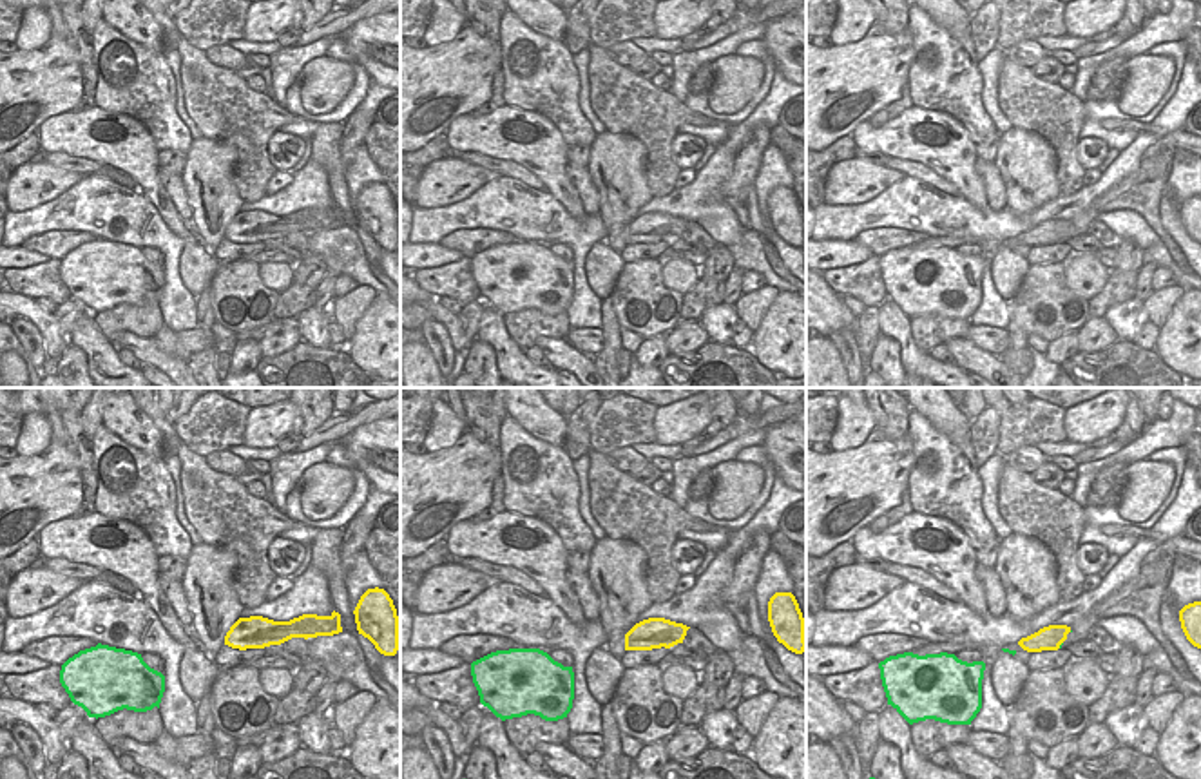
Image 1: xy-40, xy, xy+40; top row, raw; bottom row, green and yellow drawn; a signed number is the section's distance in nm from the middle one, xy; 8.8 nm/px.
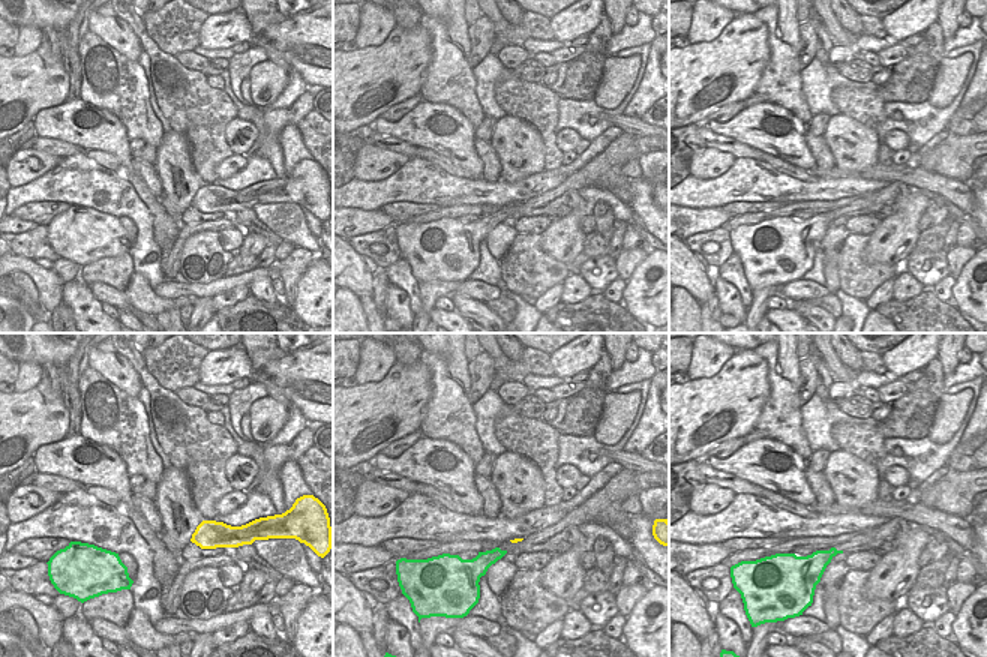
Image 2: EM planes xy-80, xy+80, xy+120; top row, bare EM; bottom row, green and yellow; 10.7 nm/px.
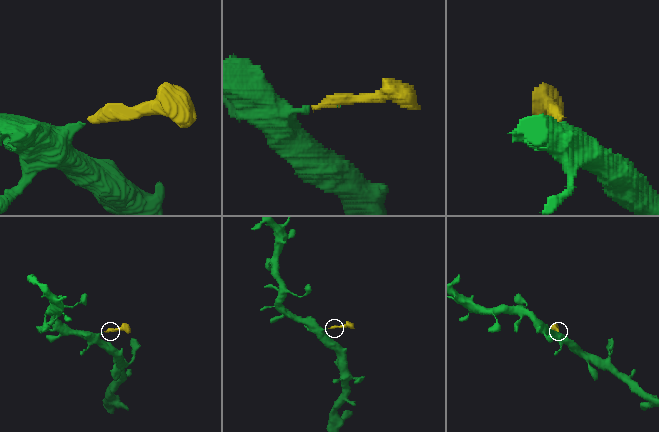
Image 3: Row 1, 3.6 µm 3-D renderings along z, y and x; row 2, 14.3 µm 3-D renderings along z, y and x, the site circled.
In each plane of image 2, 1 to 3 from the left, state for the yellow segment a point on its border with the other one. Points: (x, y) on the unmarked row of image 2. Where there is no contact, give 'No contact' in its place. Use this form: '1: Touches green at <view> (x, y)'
1: No contact
2: No contact
3: No contact.

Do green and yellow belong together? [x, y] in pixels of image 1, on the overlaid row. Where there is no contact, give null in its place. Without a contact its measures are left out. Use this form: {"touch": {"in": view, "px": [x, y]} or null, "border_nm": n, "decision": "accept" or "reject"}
{"touch": {"in": "xy+40", "px": [1060, 645]}, "border_nm": 70, "decision": "accept"}

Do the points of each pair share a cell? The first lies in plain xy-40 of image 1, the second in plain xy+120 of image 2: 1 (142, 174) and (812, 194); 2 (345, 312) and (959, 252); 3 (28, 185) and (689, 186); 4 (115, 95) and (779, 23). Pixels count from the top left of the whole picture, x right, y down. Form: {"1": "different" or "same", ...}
{"1": "different", "2": "same", "3": "different", "4": "same"}

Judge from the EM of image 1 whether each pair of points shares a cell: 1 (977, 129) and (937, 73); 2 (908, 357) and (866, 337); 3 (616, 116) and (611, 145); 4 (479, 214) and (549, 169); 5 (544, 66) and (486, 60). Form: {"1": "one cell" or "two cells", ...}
{"1": "one cell", "2": "two cells", "3": "two cells", "4": "two cells", "5": "two cells"}

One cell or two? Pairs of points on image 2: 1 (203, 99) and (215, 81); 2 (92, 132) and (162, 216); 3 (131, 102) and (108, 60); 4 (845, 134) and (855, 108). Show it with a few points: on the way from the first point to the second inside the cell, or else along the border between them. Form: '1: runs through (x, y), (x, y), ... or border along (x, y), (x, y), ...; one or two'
1: border along (206, 77), (210, 86), (222, 90); two
2: runs through (114, 146), (126, 161), (128, 173), (144, 194); one
3: runs through (125, 92), (108, 75), (108, 71); one
4: border along (842, 113), (875, 129); two

